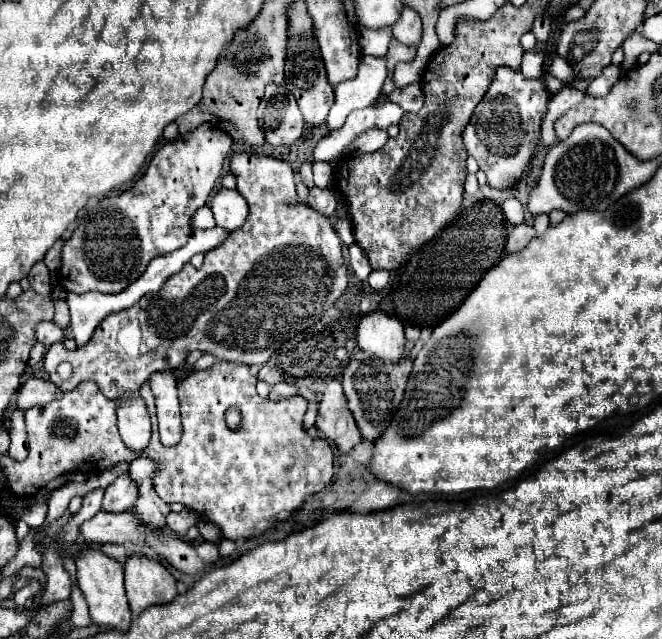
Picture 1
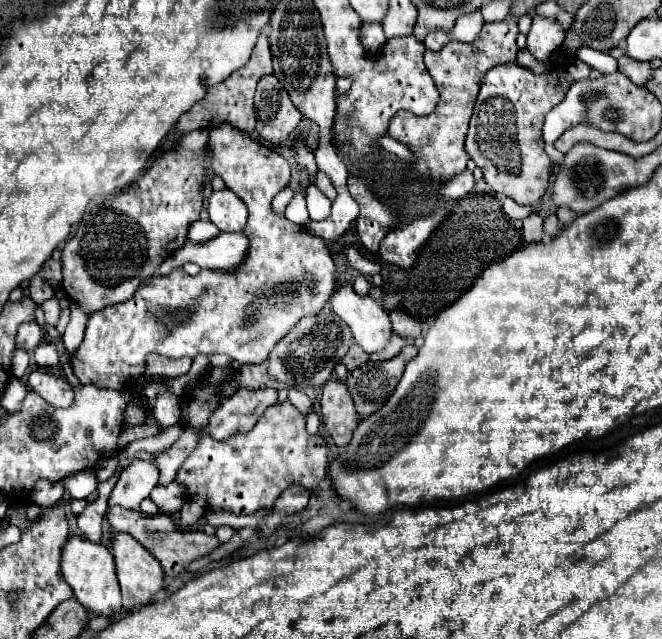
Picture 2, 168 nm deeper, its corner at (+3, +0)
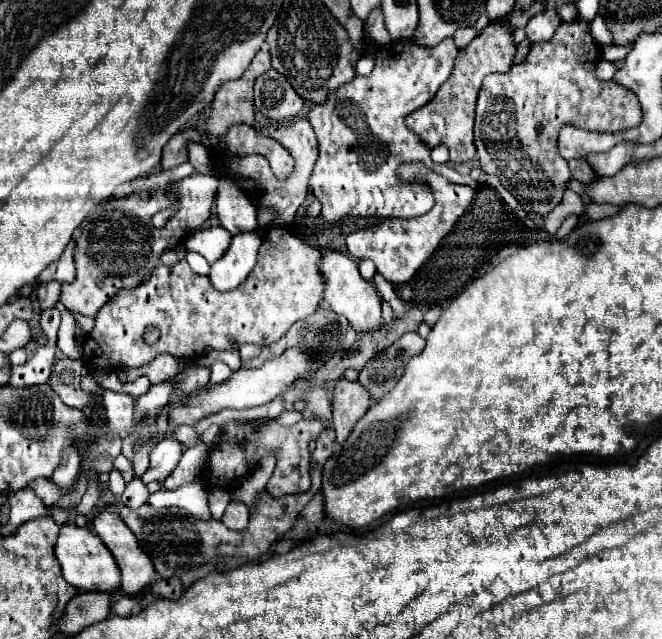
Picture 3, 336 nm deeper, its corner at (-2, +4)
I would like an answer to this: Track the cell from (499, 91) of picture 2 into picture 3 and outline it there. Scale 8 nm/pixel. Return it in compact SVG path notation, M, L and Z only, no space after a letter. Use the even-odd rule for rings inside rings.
M575 20L571 24L563 22L553 40L551 42L543 42L543 44L533 44L531 50L529 50L529 56L525 58L525 62L521 64L513 64L509 72L495 72L495 74L489 74L485 80L483 80L483 88L479 92L479 98L477 98L477 116L475 116L475 146L477 146L477 156L479 156L479 164L481 164L481 170L485 170L487 174L495 174L501 178L503 186L513 190L515 194L519 194L521 190L537 190L537 214L543 216L545 212L549 212L553 206L557 206L561 202L561 196L563 196L563 190L565 190L565 184L571 180L571 172L569 172L569 166L567 166L567 160L561 158L561 154L557 152L557 128L561 128L563 122L577 122L577 128L589 128L589 130L599 130L599 132L617 132L617 130L625 130L625 128L635 128L639 122L641 122L641 106L639 106L639 100L637 96L633 96L633 92L629 92L627 88L621 88L619 84L613 84L611 80L609 82L603 82L595 76L593 68L599 60L599 46L595 44L591 32L589 32L589 24L587 22L581 22L581 20Z

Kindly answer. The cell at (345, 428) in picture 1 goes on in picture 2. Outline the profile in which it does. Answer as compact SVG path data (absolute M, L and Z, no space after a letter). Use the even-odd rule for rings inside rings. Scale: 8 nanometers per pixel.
M328 380L320 398L322 424L334 438L336 446L346 446L352 438L354 428L358 426L358 412L354 408L354 400L340 380Z

